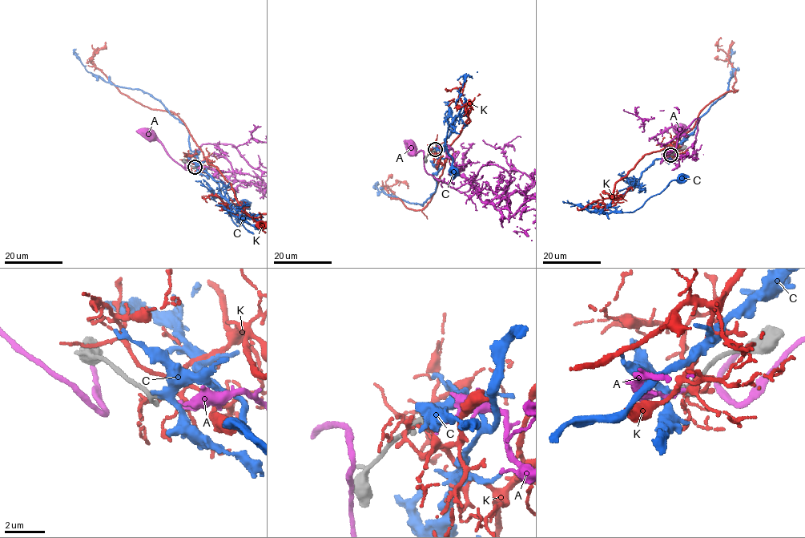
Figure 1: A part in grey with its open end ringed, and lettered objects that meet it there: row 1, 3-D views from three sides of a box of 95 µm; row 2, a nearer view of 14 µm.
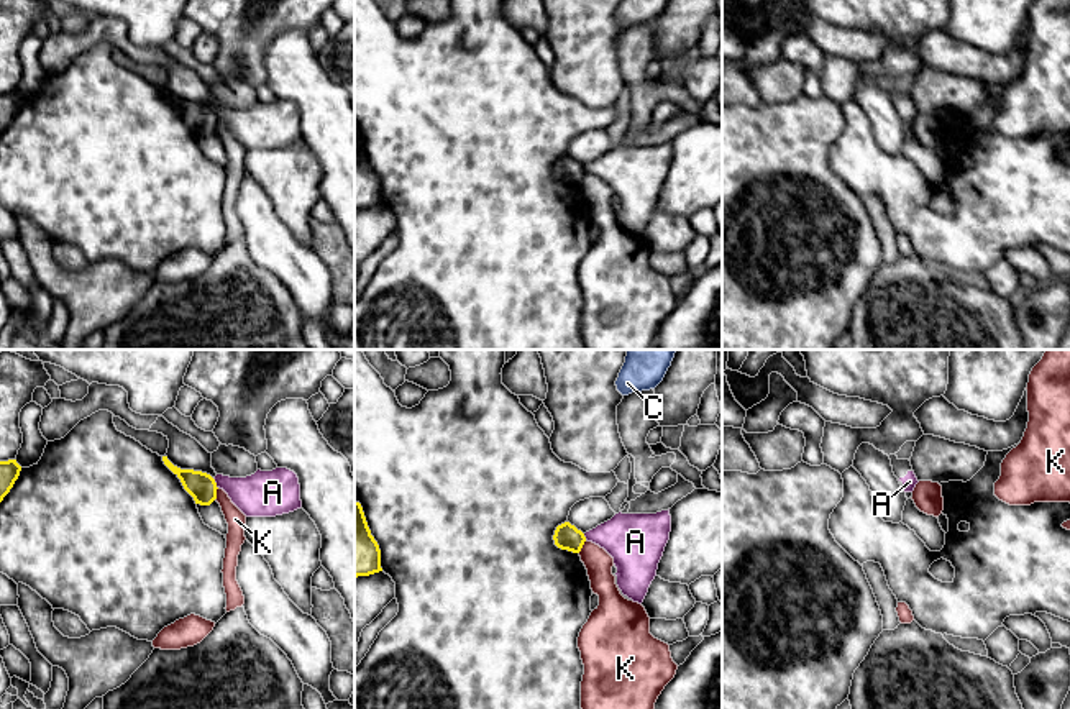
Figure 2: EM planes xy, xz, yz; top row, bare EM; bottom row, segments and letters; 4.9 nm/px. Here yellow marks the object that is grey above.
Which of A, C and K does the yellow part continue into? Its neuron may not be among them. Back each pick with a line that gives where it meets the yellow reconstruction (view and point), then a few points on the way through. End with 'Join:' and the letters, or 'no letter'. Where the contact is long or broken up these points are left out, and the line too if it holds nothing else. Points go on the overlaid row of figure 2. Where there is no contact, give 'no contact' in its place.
C: no contact
Join: C

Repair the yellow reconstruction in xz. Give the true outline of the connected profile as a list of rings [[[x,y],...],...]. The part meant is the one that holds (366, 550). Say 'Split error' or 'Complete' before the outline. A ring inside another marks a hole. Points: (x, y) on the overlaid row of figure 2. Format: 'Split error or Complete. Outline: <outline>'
Complete. Outline: [[[354,501],[354,578],[382,571],[381,550],[368,527],[363,507]]]

